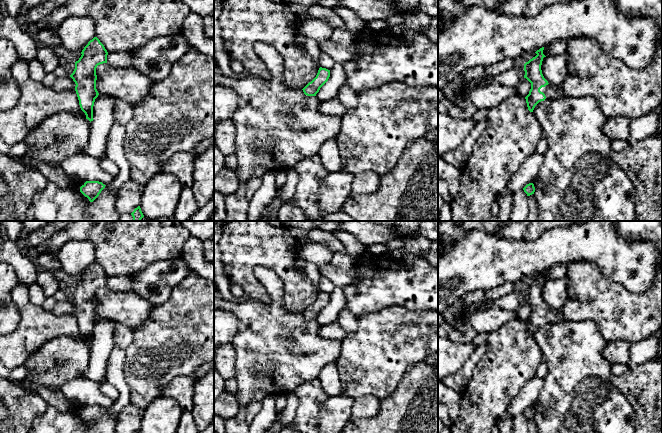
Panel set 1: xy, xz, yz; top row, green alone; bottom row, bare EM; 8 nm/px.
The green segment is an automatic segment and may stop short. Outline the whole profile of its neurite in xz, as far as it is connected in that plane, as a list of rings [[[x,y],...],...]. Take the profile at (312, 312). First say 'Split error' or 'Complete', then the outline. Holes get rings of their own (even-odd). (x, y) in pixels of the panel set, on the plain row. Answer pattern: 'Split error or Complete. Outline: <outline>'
Complete. Outline: [[[320,291],[316,301],[302,313],[304,318],[307,320],[316,320],[329,301],[330,294]]]

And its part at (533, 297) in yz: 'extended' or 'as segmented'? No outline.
extended

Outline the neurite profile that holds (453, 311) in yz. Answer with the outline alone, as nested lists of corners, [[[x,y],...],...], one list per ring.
[[[455,300],[451,305],[449,305],[442,313],[445,324],[450,325],[455,319],[462,315],[462,300]]]

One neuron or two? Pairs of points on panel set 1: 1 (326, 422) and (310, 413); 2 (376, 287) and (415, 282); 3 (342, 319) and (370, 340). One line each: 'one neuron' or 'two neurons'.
1: two neurons
2: one neuron
3: two neurons

